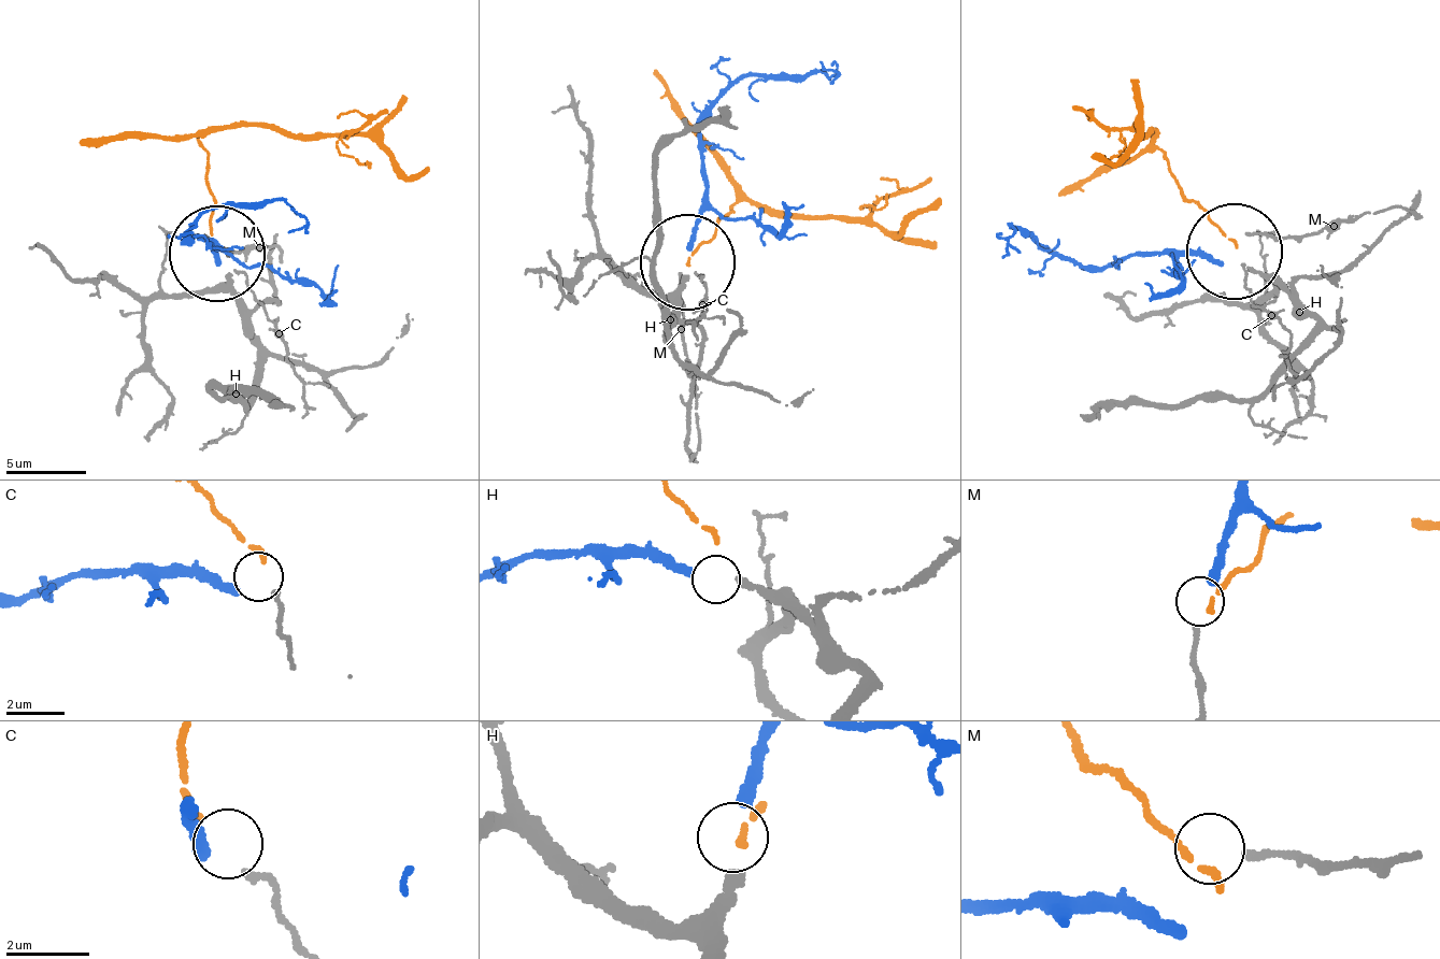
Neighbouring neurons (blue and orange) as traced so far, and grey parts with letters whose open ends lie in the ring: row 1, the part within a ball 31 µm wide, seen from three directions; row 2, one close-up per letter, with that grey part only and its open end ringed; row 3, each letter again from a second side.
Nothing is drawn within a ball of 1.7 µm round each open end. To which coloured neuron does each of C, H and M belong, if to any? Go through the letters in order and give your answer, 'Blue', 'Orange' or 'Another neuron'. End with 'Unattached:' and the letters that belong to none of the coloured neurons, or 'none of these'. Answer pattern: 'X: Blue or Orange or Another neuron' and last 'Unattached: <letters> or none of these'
C: Orange
H: Blue
M: Another neuron
Unattached: M

